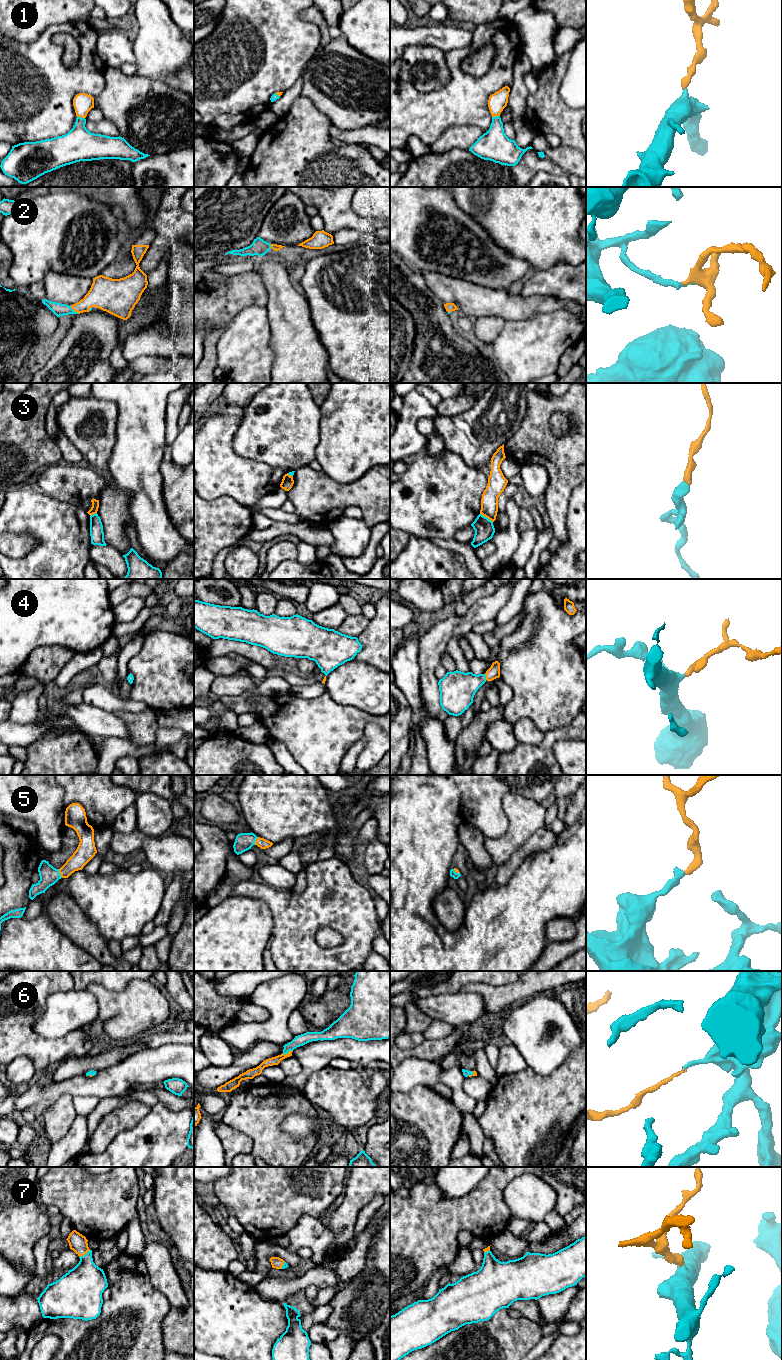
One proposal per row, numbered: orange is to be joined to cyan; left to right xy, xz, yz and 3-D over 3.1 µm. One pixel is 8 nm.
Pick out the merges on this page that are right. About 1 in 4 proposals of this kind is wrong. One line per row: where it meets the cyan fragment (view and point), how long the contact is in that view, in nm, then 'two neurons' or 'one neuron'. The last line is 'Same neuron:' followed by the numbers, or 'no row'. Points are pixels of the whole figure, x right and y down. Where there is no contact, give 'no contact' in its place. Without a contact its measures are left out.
1: contact xy (80, 117); length 70 nm; one neuron
2: contact xy (73, 310); length 90 nm; one neuron
3: contact yz (486, 517); length 130 nm; two neurons
4: contact yz (485, 677); length 50 nm; one neuron
5: contact xy (59, 873); length 80 nm; one neuron
6: contact xz (287, 1052); length 90 nm; one neuron
7: contact xy (85, 1254); length 110 nm; one neuron
Same neuron: 1, 2, 4, 5, 6, 7

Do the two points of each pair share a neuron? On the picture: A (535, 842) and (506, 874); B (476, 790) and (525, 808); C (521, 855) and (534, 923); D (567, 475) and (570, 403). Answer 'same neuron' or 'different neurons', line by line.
A: same neuron
B: different neurons
C: different neurons
D: same neuron

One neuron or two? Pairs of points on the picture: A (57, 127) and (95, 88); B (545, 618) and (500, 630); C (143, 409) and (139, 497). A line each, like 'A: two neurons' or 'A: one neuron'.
A: one neuron
B: two neurons
C: one neuron

